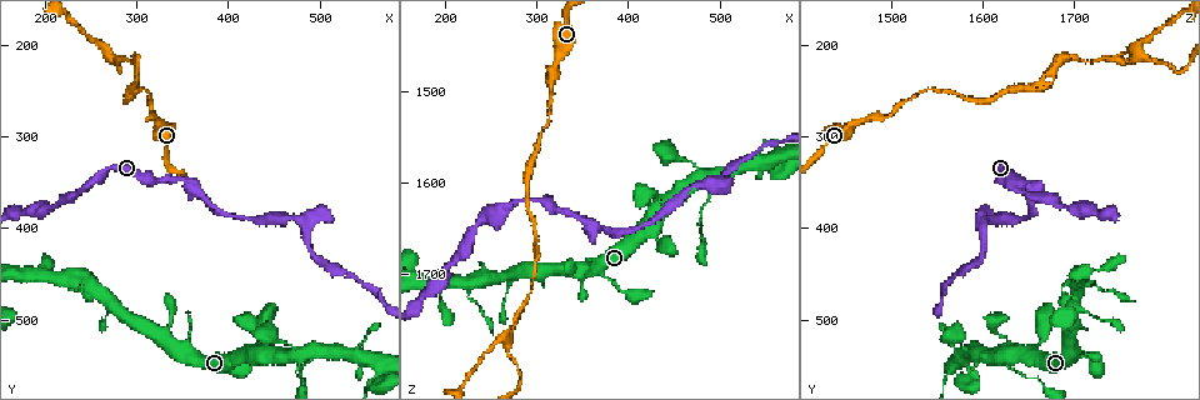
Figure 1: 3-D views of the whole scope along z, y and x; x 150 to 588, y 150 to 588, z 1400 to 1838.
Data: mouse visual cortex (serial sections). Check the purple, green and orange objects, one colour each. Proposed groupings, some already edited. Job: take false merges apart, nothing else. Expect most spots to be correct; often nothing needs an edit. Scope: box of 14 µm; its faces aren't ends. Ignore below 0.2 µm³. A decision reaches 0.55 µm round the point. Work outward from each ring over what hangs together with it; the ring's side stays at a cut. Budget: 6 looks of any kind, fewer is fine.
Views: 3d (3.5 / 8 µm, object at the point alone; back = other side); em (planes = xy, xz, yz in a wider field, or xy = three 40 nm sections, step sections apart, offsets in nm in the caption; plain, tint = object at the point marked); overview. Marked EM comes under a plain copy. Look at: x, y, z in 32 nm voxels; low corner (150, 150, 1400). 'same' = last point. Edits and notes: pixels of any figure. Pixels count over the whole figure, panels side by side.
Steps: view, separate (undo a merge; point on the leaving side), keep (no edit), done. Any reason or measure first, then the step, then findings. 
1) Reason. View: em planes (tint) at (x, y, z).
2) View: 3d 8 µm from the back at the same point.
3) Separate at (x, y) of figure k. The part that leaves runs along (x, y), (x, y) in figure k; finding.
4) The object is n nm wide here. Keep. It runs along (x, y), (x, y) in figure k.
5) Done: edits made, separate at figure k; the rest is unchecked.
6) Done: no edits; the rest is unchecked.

Thick turns thin. View: 3d 8 µm at (390, 545, 1715).

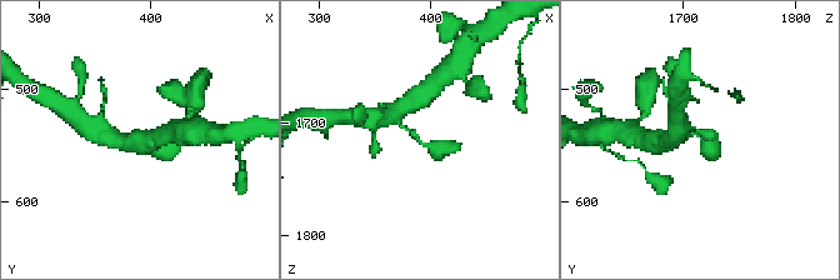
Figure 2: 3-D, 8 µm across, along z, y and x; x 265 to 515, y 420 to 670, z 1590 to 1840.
View: 3d 3.5 µm at (386, 540, 1714).

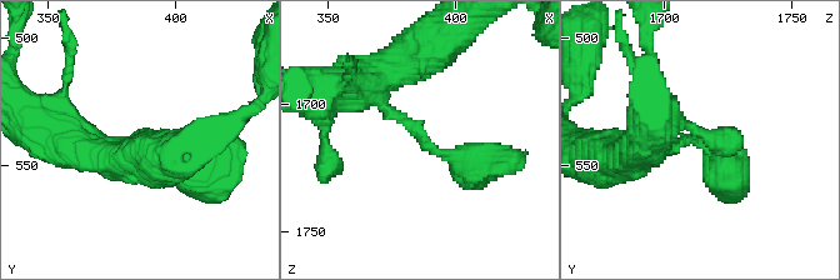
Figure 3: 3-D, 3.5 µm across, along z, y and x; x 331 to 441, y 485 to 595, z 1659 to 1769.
The arms are 250, 450 nm wide; need the tissue. View: em xy step 5 (tint) at (388, 542, 1714).

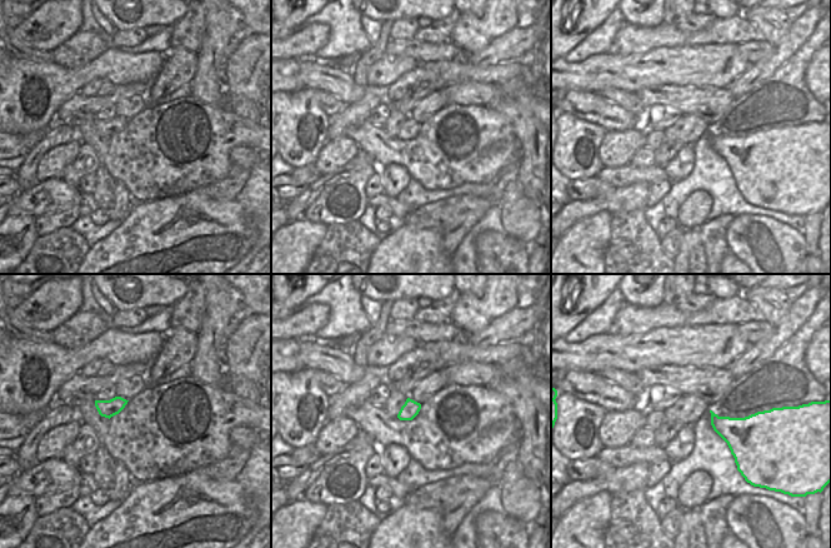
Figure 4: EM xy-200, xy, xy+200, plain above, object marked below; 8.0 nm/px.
The object is 140 nm wide here. Keep. It runs along (366, 83), (435, 150), (496, 160) in figure 3; continuous, no second cell.

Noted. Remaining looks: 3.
Three arms meet. View: 3d 3.5 µm at (425, 530, 1655).

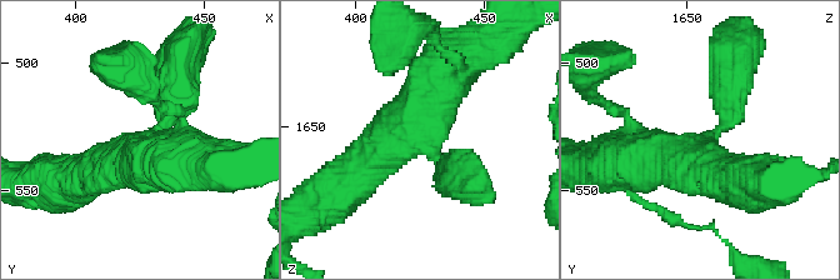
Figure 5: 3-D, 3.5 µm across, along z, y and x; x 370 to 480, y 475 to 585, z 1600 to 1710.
3 arms meet here; the arms are 150, 500, 600 nm wide; shape alone is not enough. View: em xy step 3 (tint) at (425, 532, 1656).

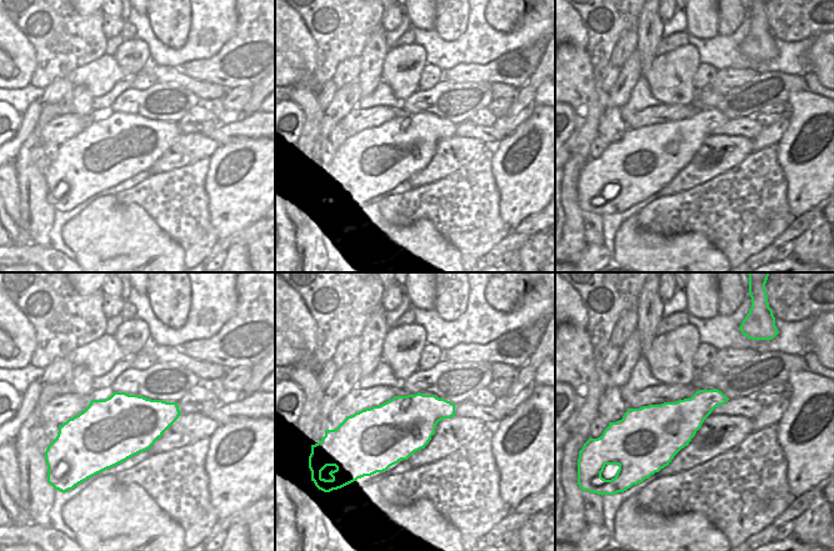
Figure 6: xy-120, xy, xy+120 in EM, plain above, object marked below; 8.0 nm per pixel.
View: em xy step 1 (tint) at the same point.

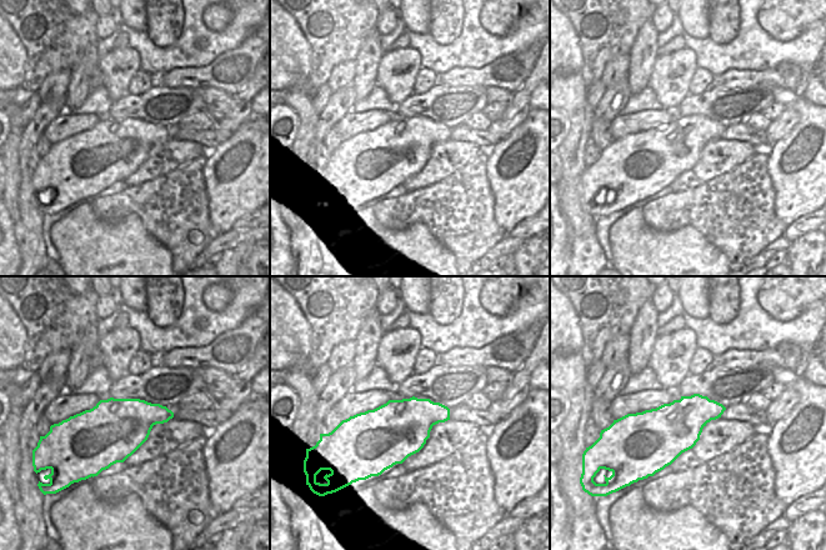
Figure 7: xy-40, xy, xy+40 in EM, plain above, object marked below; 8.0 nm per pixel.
Keep. It runs along (344, 189), (451, 64) in figure 5; all the same cell.

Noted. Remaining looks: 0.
Done: no edits; the rest is unchecked.

